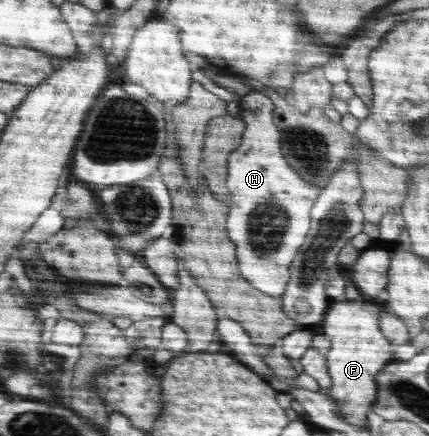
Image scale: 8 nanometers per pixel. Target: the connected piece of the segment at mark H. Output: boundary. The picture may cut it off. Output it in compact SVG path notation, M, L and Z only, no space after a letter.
M258 89L249 90L239 100L239 117L246 123L242 135L242 142L228 157L228 174L226 185L229 189L227 195L231 197L228 202L226 227L228 237L236 245L239 273L255 289L263 291L271 297L280 298L285 293L289 281L290 265L295 259L298 249L303 245L305 237L310 230L310 211L313 201L321 193L320 187L313 187L303 183L299 175L285 163L285 157L279 151L281 132L273 123L274 103Z

